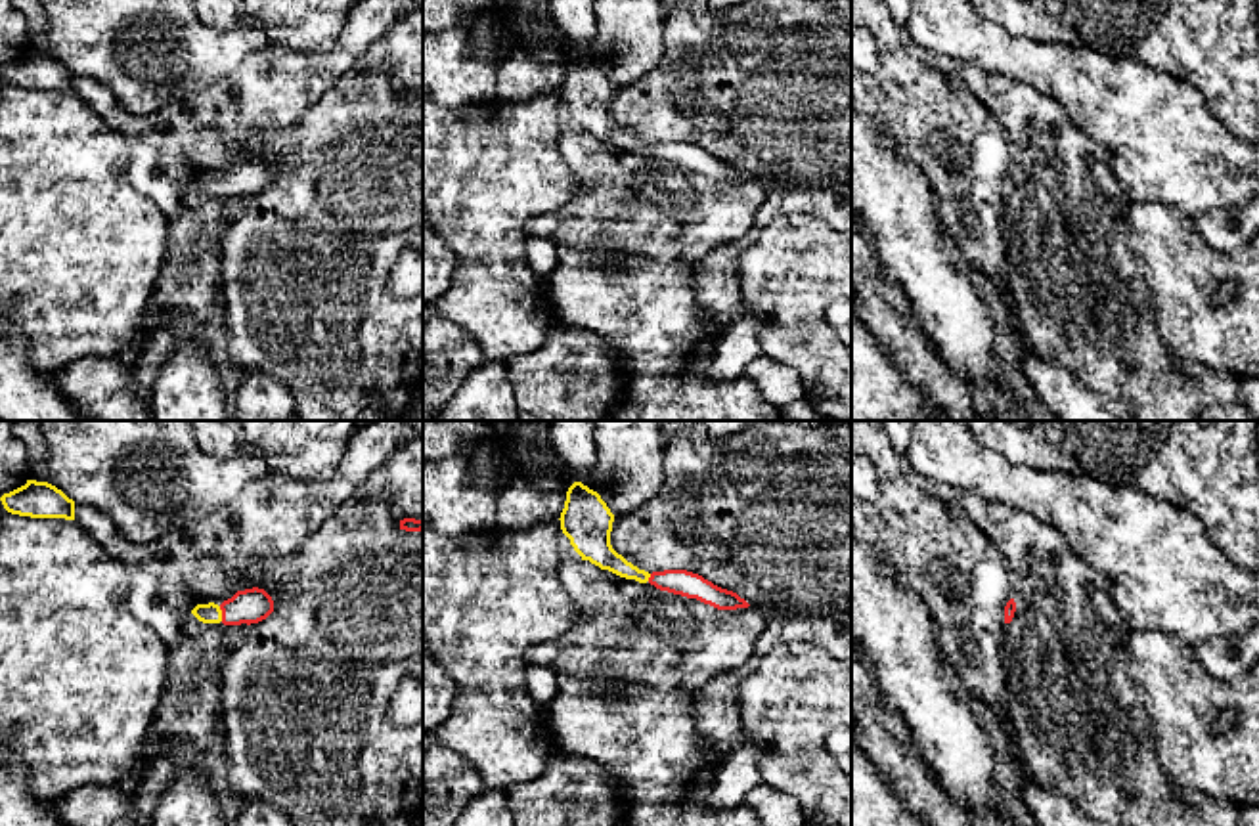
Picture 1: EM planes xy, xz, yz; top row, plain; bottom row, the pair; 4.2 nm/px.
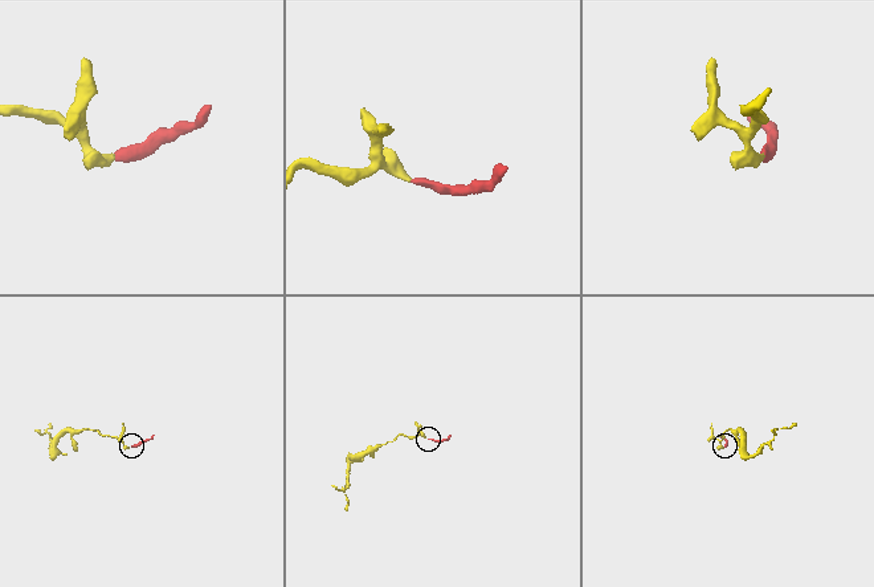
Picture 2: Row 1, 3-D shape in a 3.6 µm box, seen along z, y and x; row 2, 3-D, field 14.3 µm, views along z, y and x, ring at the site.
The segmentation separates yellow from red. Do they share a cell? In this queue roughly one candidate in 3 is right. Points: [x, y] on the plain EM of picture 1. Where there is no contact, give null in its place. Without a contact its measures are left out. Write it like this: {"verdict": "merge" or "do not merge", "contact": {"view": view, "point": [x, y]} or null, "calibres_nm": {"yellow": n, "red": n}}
{"verdict": "merge", "contact": {"view": "xy", "point": [220, 186]}, "calibres_nm": {"yellow": 90, "red": 140}}

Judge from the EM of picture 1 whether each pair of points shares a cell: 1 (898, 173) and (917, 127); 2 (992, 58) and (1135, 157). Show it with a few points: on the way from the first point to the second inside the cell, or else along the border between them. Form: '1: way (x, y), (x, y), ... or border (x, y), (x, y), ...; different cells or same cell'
1: border (873, 125), (923, 173), (932, 192); different cells
2: way (1030, 62), (1055, 69), (1104, 119); same cell

